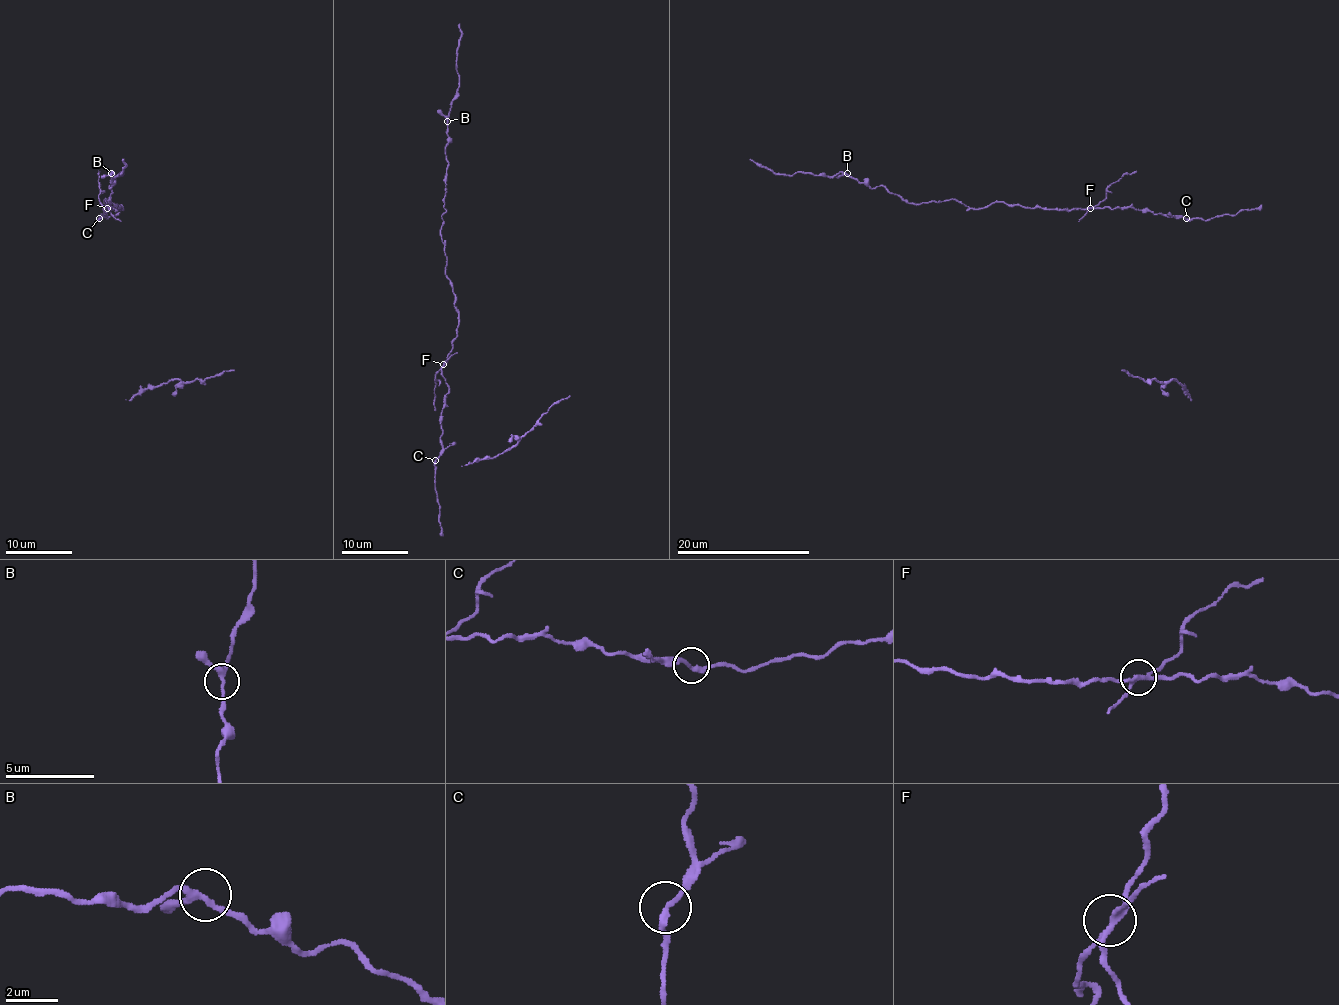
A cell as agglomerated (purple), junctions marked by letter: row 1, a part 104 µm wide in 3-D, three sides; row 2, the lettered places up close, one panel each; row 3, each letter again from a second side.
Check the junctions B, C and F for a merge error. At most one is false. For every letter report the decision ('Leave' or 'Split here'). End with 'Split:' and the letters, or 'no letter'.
B: Leave
C: Leave
F: Split here
Split: F

